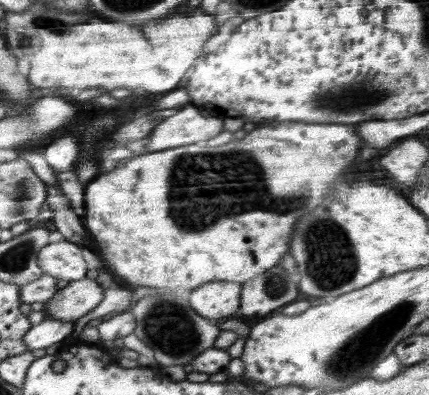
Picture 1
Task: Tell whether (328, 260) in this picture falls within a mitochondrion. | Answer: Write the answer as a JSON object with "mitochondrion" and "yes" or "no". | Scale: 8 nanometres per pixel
{"mitochondrion":"yes"}

